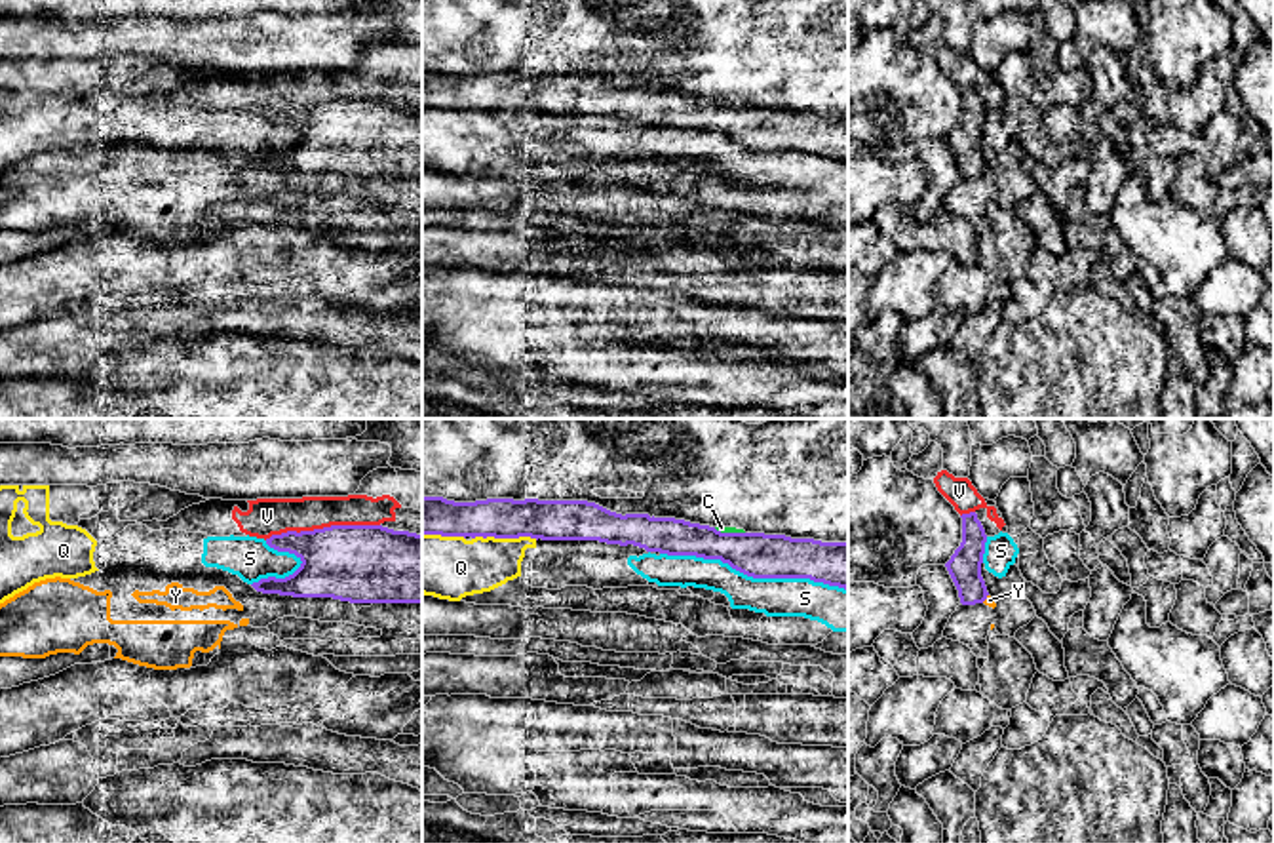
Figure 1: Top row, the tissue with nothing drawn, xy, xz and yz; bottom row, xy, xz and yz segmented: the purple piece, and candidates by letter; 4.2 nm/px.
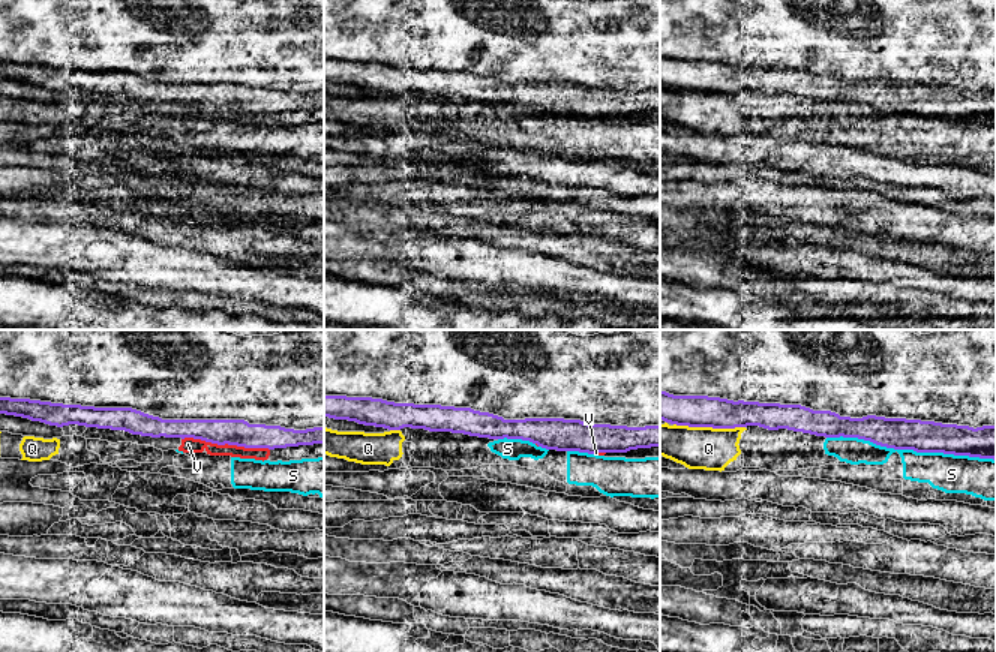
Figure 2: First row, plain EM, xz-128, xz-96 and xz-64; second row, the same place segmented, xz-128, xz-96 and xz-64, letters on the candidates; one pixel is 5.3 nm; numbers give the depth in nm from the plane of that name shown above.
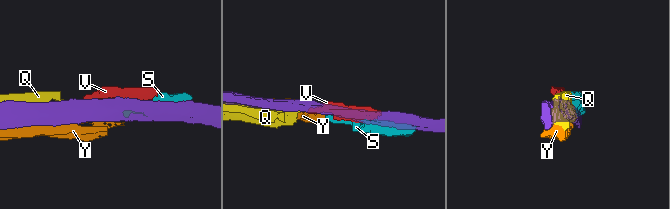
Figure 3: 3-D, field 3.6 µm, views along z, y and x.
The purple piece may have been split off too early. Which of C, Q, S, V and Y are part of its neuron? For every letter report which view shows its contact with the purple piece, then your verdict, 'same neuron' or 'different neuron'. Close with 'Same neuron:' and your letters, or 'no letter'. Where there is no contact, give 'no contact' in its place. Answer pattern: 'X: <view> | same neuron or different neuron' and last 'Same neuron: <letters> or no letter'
C: xz | different neuron
Q: xz | different neuron
S: xz | different neuron
V: xy | different neuron
Y: yz | different neuron
Same neuron: no letter

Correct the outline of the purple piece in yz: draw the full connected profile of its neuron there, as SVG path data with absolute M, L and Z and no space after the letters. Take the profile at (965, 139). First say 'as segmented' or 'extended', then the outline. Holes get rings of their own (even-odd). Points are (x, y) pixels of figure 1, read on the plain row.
as segmented; M975 86L962 88L962 116L945 137L962 179L983 177L989 169L981 150L987 108Z

